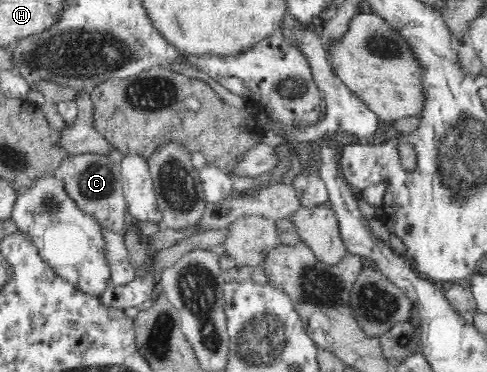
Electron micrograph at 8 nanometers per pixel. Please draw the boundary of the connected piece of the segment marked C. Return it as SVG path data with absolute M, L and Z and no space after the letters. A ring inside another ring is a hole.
M83 154L72 155L64 160L63 165L53 175L56 180L62 182L64 192L82 213L92 217L97 225L104 229L123 233L130 221L119 173L119 166L108 156Z

